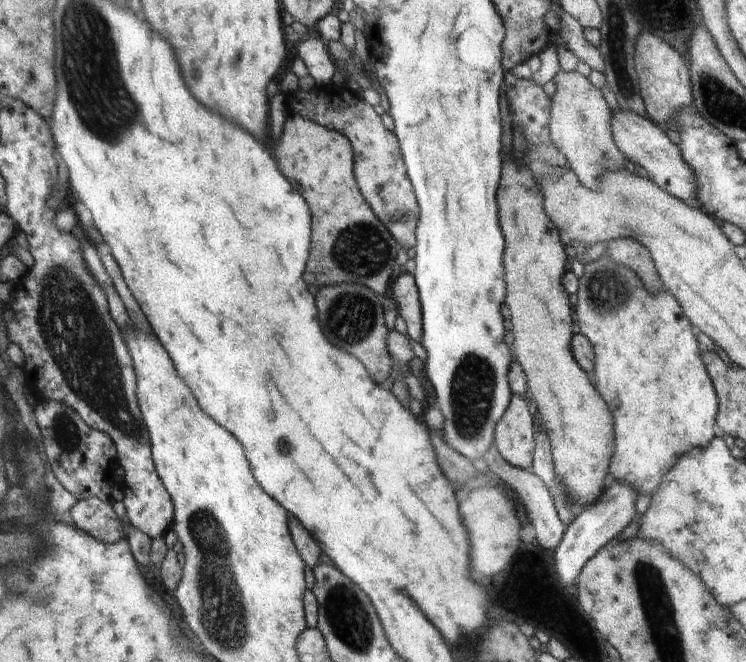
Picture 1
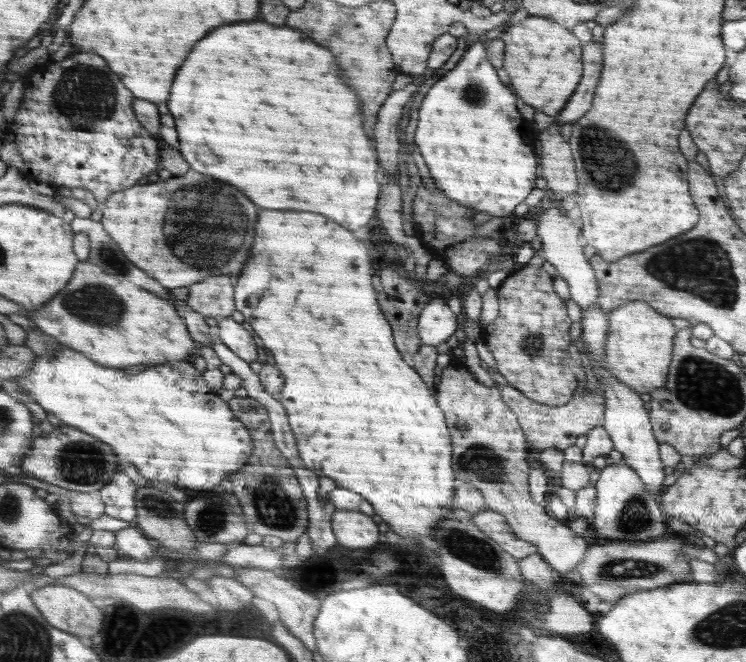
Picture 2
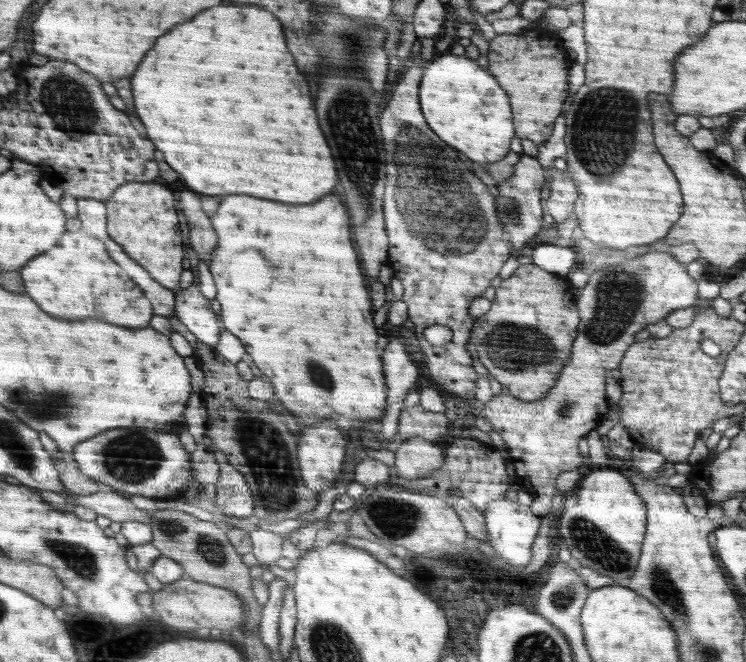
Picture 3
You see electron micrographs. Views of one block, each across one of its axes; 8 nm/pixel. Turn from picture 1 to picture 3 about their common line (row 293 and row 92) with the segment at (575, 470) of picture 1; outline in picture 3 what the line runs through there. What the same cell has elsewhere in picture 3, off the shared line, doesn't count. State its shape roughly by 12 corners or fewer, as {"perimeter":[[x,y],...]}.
{"perimeter":[[557,32],[496,35],[488,66],[516,136],[546,142],[568,90]]}

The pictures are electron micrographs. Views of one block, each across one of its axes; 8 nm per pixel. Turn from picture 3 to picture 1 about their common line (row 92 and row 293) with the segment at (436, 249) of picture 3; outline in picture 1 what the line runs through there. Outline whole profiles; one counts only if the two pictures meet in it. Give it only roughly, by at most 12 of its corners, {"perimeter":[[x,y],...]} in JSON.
{"perimeter":[[400,274],[390,295],[408,337],[423,334],[423,306],[412,274]]}

